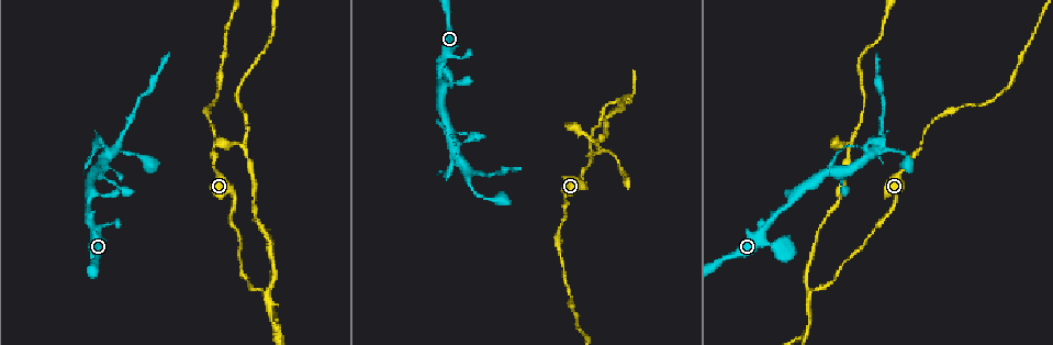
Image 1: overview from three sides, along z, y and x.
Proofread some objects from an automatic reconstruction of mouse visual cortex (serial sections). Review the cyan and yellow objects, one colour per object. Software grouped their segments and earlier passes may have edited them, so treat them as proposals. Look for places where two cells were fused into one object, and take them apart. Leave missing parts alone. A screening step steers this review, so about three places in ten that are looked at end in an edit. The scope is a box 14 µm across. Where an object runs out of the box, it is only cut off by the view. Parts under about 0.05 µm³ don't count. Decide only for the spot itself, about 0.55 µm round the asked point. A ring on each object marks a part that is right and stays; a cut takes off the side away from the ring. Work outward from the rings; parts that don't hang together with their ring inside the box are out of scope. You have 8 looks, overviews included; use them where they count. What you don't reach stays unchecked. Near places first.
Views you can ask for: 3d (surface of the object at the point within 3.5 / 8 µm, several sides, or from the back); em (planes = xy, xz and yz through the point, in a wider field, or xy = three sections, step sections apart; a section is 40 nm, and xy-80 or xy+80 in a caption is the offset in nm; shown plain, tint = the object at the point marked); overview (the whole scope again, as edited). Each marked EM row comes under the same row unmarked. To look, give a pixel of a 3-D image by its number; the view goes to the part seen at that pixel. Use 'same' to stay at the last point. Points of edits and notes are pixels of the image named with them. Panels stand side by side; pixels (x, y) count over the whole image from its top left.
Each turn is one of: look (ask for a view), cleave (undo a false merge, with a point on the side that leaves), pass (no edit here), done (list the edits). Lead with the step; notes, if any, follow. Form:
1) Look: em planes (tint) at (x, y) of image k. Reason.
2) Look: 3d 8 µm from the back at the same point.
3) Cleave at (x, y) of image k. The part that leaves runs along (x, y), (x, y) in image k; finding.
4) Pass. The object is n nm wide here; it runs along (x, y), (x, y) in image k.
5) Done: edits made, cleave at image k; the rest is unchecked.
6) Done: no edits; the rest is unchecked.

Look: 3d 8 µm at (438, 84) of image 1. Branch point.

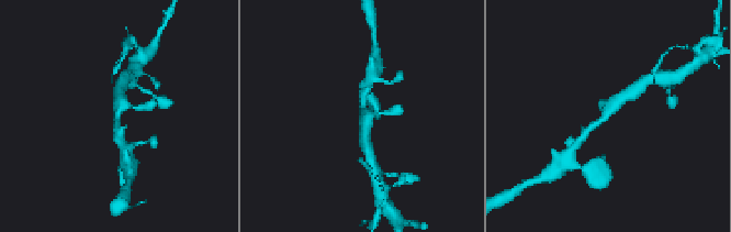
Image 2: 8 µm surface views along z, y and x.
Look: 3d 3.5 µm at (608, 113) of image 2. Zoom in.

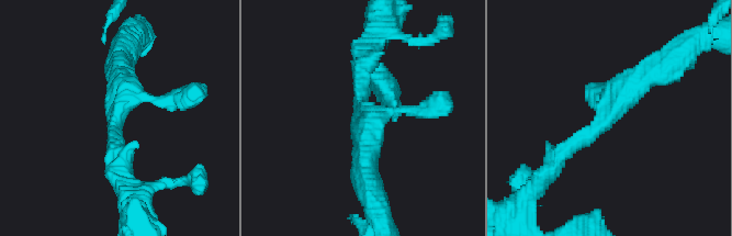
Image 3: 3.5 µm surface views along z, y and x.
Look: em xy step 2 (tint) at (363, 117) of image 3.

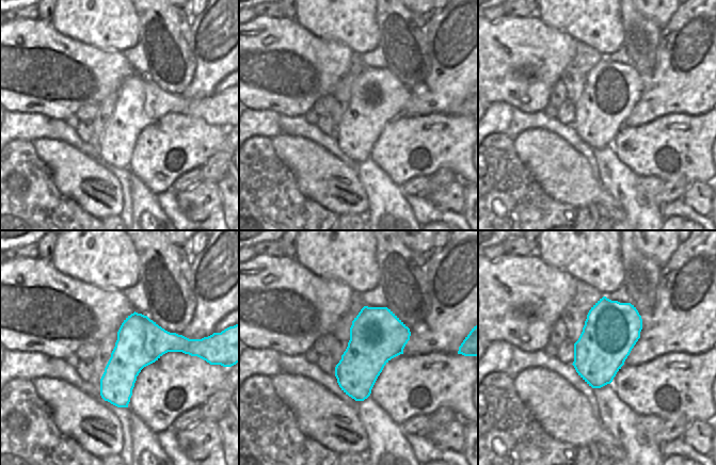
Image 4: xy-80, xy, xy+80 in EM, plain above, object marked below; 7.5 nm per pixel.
Pass. All the same cell.

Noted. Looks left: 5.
Look: em planes (tint) at (468, 171) of image 1. Looks like a crossing.

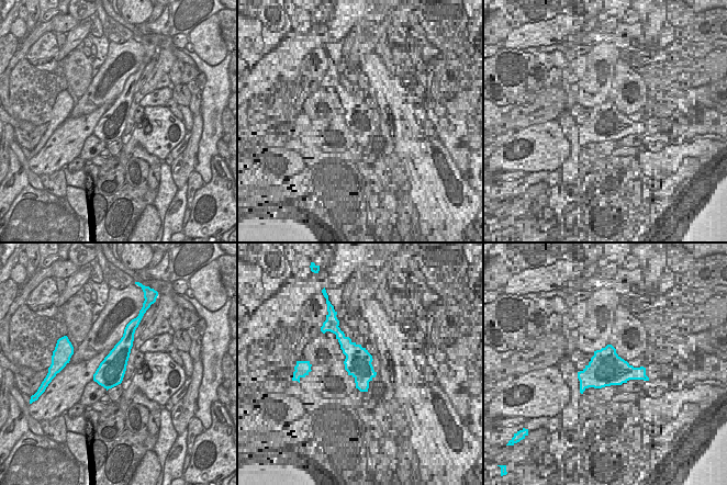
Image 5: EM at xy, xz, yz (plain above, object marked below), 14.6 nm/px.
Look: 3d 3.5 µm at the same point.

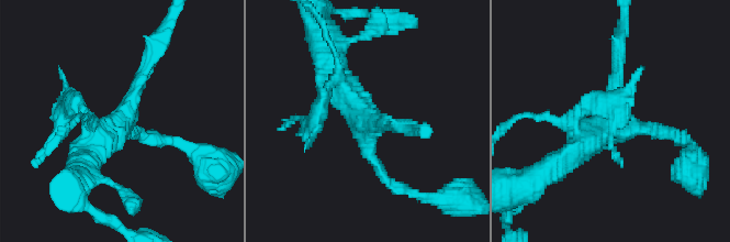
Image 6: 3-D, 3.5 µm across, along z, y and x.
Cleave at (57, 125) of image 6. Two cells meet here.

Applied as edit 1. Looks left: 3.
Done: edits made, cleave at image 6; the rest is unchecked.

